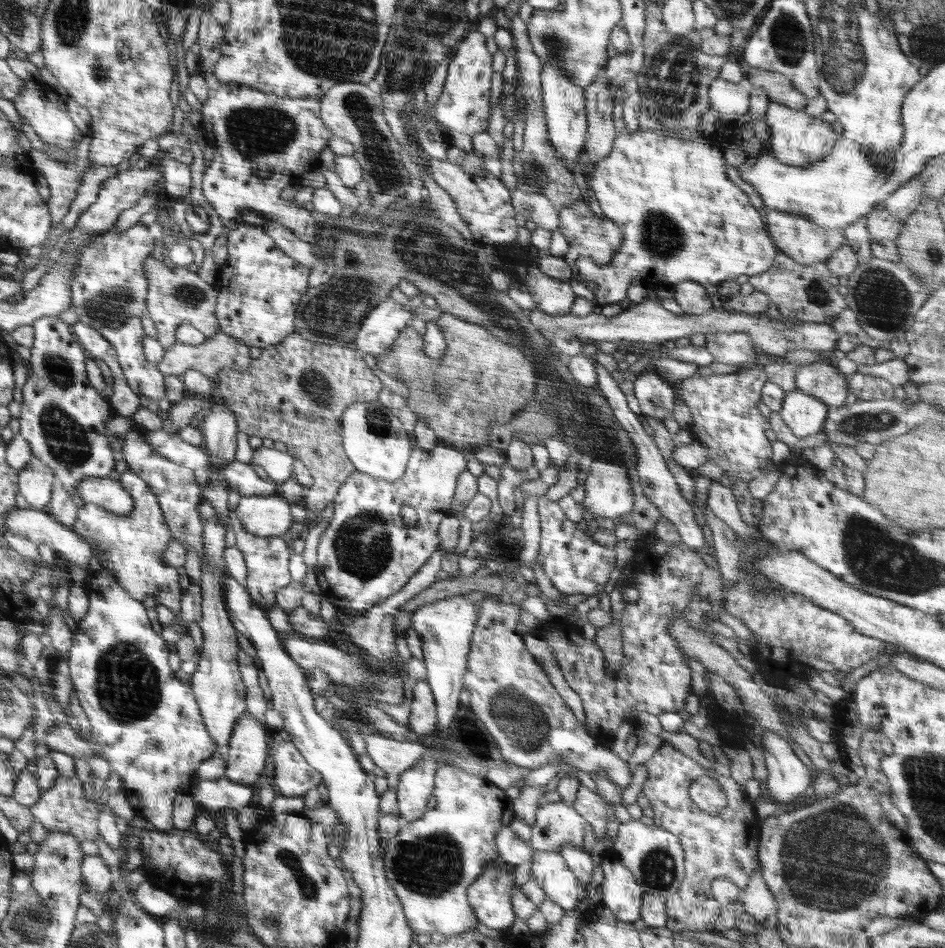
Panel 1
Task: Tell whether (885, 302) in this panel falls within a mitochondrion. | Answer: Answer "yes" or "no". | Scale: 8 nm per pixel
yes

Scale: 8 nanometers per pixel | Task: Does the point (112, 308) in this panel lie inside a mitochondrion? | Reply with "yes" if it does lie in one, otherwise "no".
yes

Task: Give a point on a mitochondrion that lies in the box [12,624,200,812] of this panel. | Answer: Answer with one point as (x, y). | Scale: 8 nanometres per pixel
(127, 688)

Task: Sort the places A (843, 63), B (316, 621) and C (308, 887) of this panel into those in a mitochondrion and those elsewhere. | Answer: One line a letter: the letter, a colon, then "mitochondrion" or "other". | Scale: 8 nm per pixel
A: mitochondrion
B: other
C: mitochondrion

